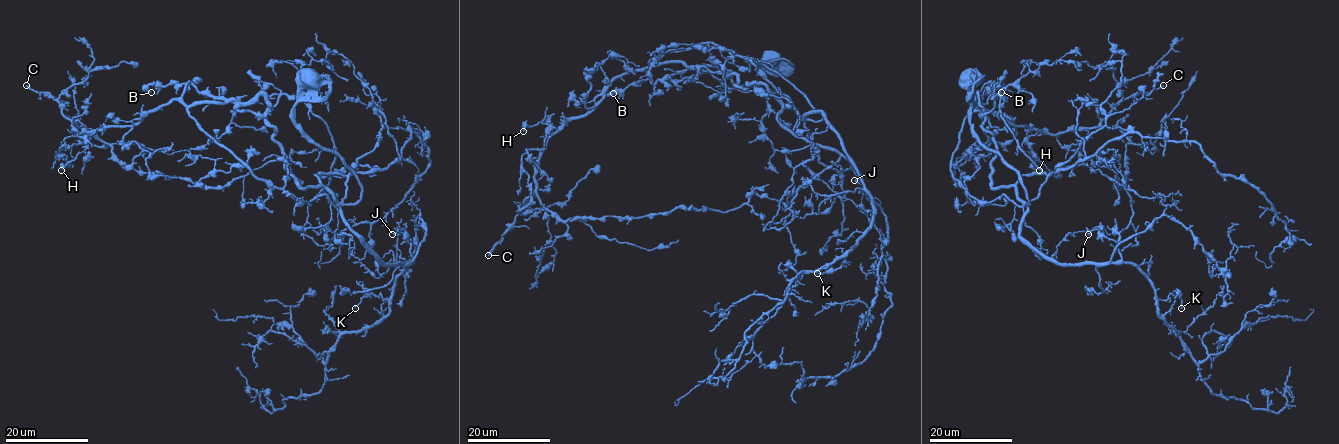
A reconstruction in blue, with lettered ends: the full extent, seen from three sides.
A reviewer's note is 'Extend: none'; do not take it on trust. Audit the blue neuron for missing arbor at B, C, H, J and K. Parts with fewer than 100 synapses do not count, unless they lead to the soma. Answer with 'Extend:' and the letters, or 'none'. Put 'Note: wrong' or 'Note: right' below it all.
Extend: C
Note: wrong

